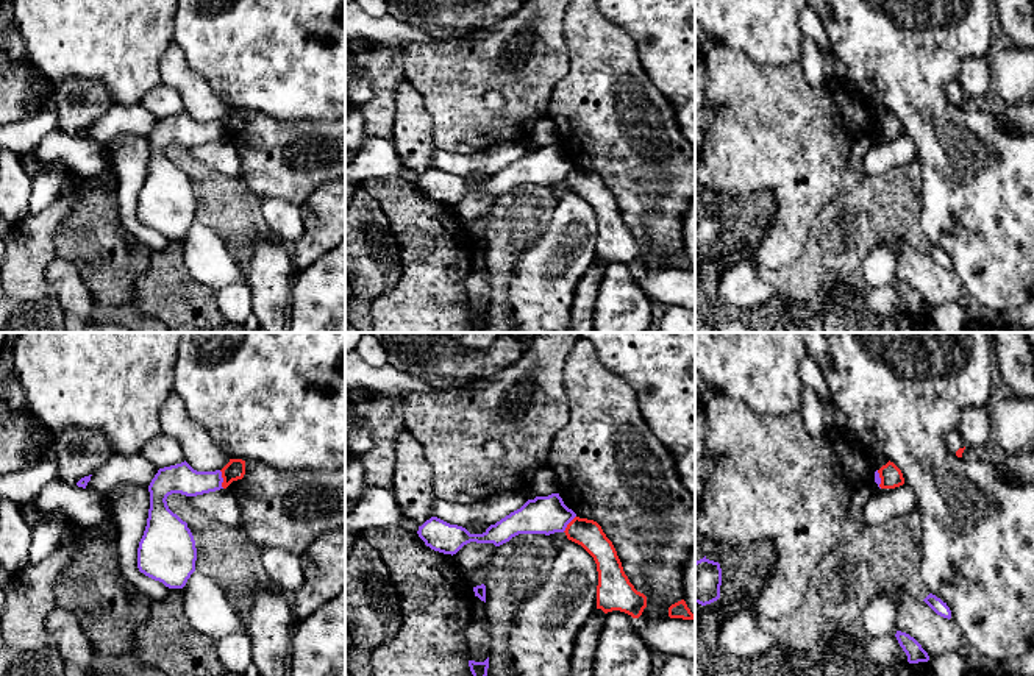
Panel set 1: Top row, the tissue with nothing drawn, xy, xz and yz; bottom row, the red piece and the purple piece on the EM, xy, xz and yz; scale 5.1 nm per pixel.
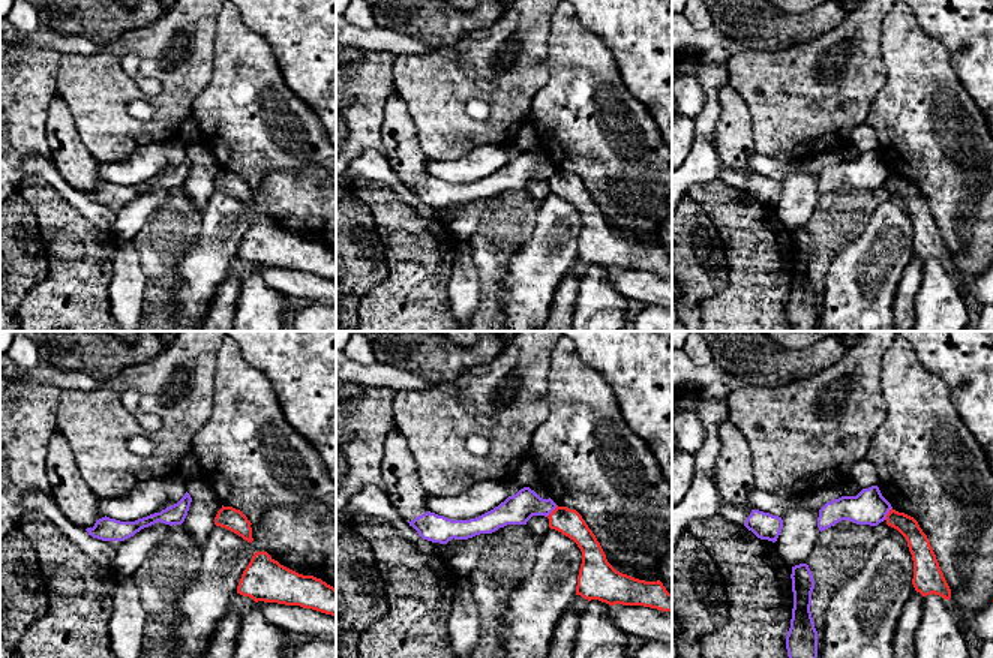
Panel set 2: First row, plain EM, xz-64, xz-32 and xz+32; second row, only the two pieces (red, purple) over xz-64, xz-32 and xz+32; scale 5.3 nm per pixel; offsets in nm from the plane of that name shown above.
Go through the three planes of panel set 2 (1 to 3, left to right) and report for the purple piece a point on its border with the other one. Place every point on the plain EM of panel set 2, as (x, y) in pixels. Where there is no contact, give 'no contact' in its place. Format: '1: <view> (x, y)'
1: no contact
2: xz-32 (552, 176)
3: xz+32 (888, 177)

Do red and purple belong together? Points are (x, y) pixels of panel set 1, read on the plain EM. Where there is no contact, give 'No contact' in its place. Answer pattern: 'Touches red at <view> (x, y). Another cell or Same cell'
Touches red at xy (224, 130). Another cell

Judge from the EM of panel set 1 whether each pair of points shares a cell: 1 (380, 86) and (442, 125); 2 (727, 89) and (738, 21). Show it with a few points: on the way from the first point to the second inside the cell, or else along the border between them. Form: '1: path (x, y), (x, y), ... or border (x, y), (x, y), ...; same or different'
1: border (405, 47), (403, 78); different
2: border (714, 42), (742, 50), (766, 66); different

